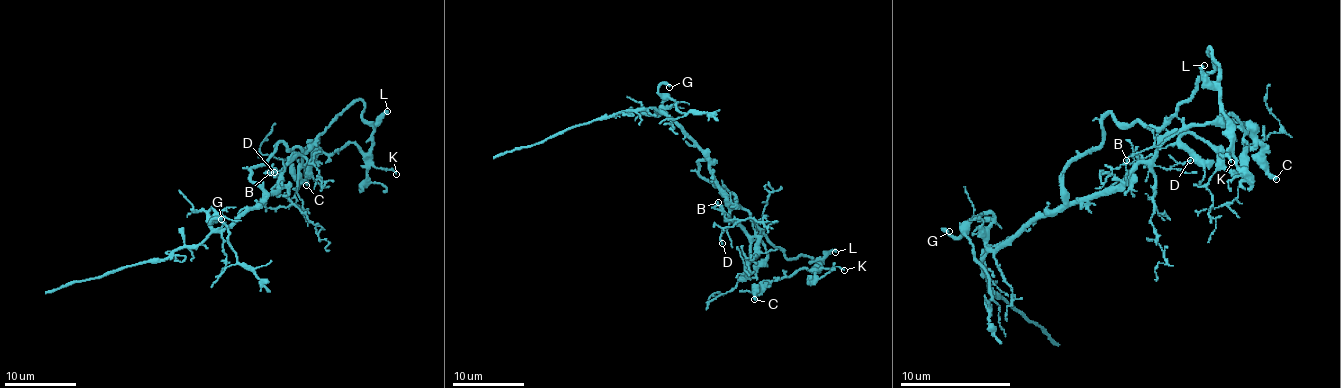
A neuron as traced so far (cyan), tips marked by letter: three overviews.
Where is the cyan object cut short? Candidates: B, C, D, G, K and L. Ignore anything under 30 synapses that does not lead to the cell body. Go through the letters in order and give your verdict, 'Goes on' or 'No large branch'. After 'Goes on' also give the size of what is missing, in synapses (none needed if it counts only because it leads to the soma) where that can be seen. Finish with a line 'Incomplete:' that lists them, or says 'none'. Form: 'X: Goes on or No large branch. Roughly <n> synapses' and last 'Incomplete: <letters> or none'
B: No large branch
C: No large branch
D: No large branch
G: Goes on
K: No large branch
L: No large branch
Incomplete: G

